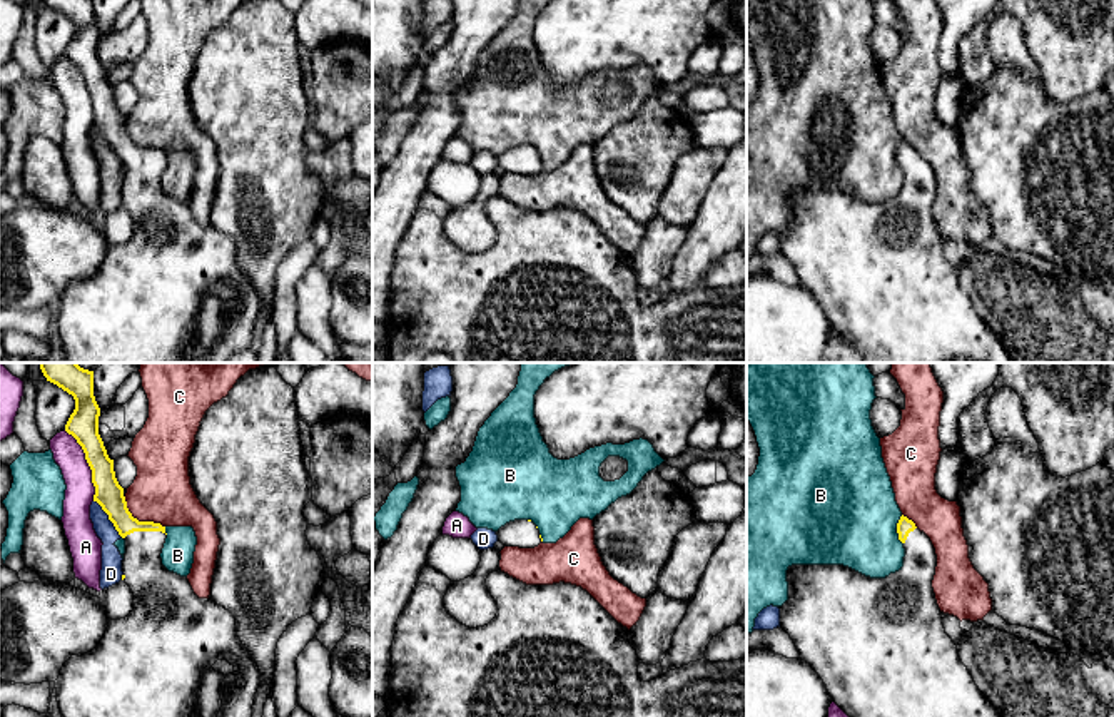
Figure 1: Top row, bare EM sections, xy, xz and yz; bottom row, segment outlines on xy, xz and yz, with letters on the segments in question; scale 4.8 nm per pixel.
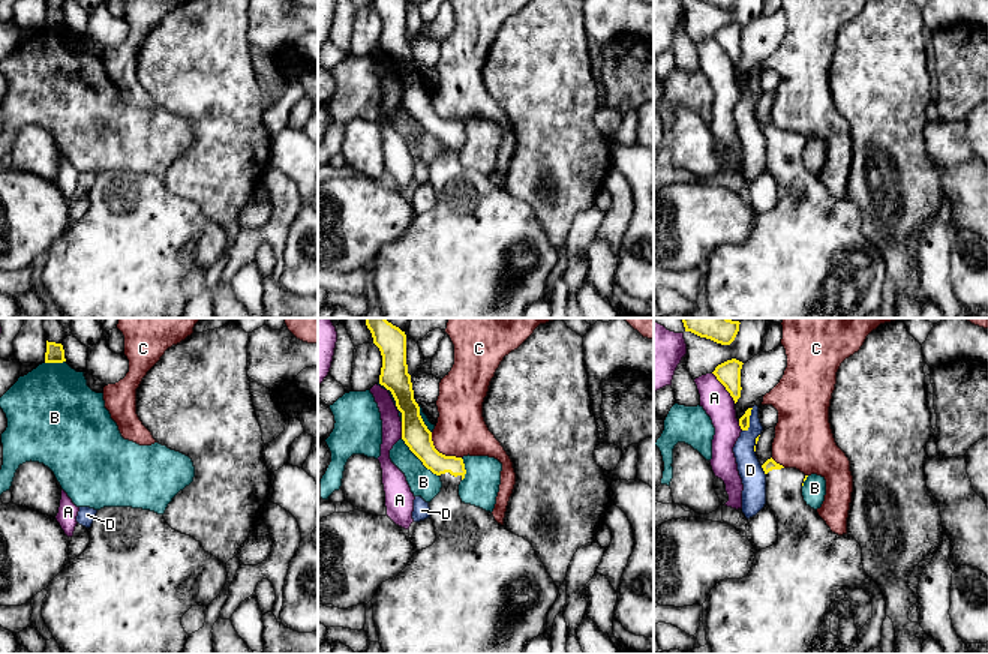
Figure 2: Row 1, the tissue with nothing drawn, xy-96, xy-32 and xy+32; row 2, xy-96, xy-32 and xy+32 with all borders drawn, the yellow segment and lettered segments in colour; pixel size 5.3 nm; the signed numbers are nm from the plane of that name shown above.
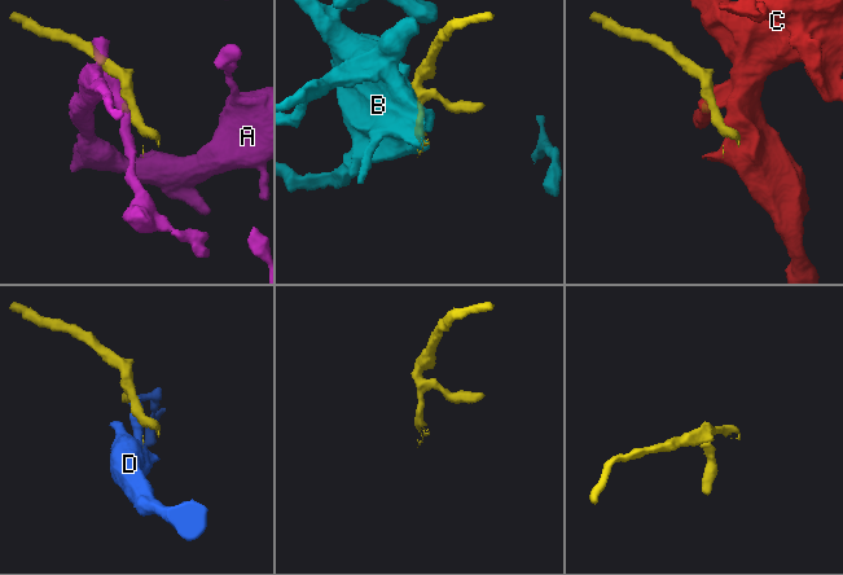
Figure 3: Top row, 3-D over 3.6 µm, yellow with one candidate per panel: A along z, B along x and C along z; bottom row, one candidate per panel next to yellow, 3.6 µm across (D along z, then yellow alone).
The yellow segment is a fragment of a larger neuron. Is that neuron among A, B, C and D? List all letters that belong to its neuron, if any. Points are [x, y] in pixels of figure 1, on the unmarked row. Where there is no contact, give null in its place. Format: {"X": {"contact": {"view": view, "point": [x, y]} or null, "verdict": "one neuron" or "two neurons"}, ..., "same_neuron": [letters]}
{"A": {"contact": {"view": "xy", "point": [89, 91]}, "verdict": "two neurons"}, "B": {"contact": {"view": "yz", "point": [897, 156]}, "verdict": "two neurons"}, "C": {"contact": {"view": "xy", "point": [137, 146]}, "verdict": "two neurons"}, "D": {"contact": {"view": "xy", "point": [109, 144]}, "verdict": "two neurons"}, "same_neuron": []}

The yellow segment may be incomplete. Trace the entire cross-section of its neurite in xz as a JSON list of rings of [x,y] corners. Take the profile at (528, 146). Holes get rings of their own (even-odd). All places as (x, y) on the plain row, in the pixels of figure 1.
[[[531,145],[509,147],[496,160],[504,172],[534,174],[543,167],[538,152]]]

